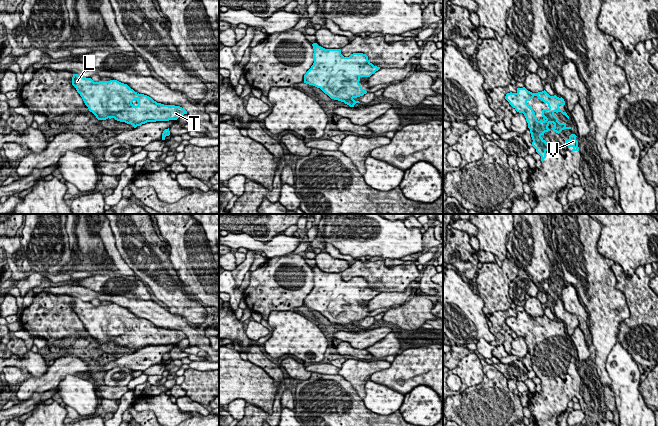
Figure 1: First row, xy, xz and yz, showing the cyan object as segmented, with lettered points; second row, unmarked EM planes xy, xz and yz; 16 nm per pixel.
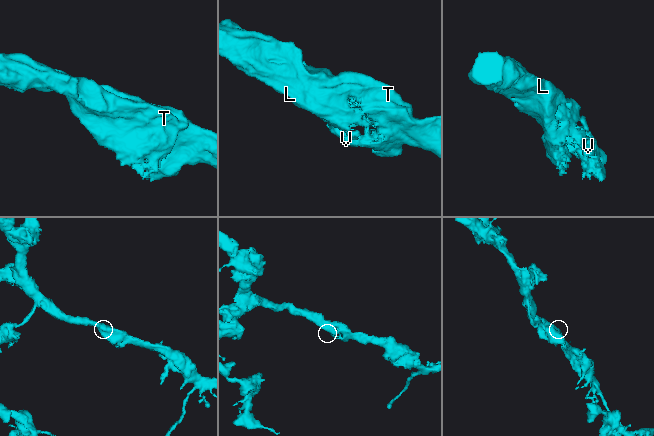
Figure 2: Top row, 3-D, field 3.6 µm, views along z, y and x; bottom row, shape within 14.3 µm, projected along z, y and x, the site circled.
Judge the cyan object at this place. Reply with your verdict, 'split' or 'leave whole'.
leave whole

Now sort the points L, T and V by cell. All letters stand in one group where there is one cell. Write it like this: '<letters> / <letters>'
L T V

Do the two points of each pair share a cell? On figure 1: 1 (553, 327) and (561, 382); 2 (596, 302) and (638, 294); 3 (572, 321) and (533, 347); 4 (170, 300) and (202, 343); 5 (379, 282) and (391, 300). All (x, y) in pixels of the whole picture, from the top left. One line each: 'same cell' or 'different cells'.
1: same cell
2: different cells
3: different cells
4: different cells
5: different cells

